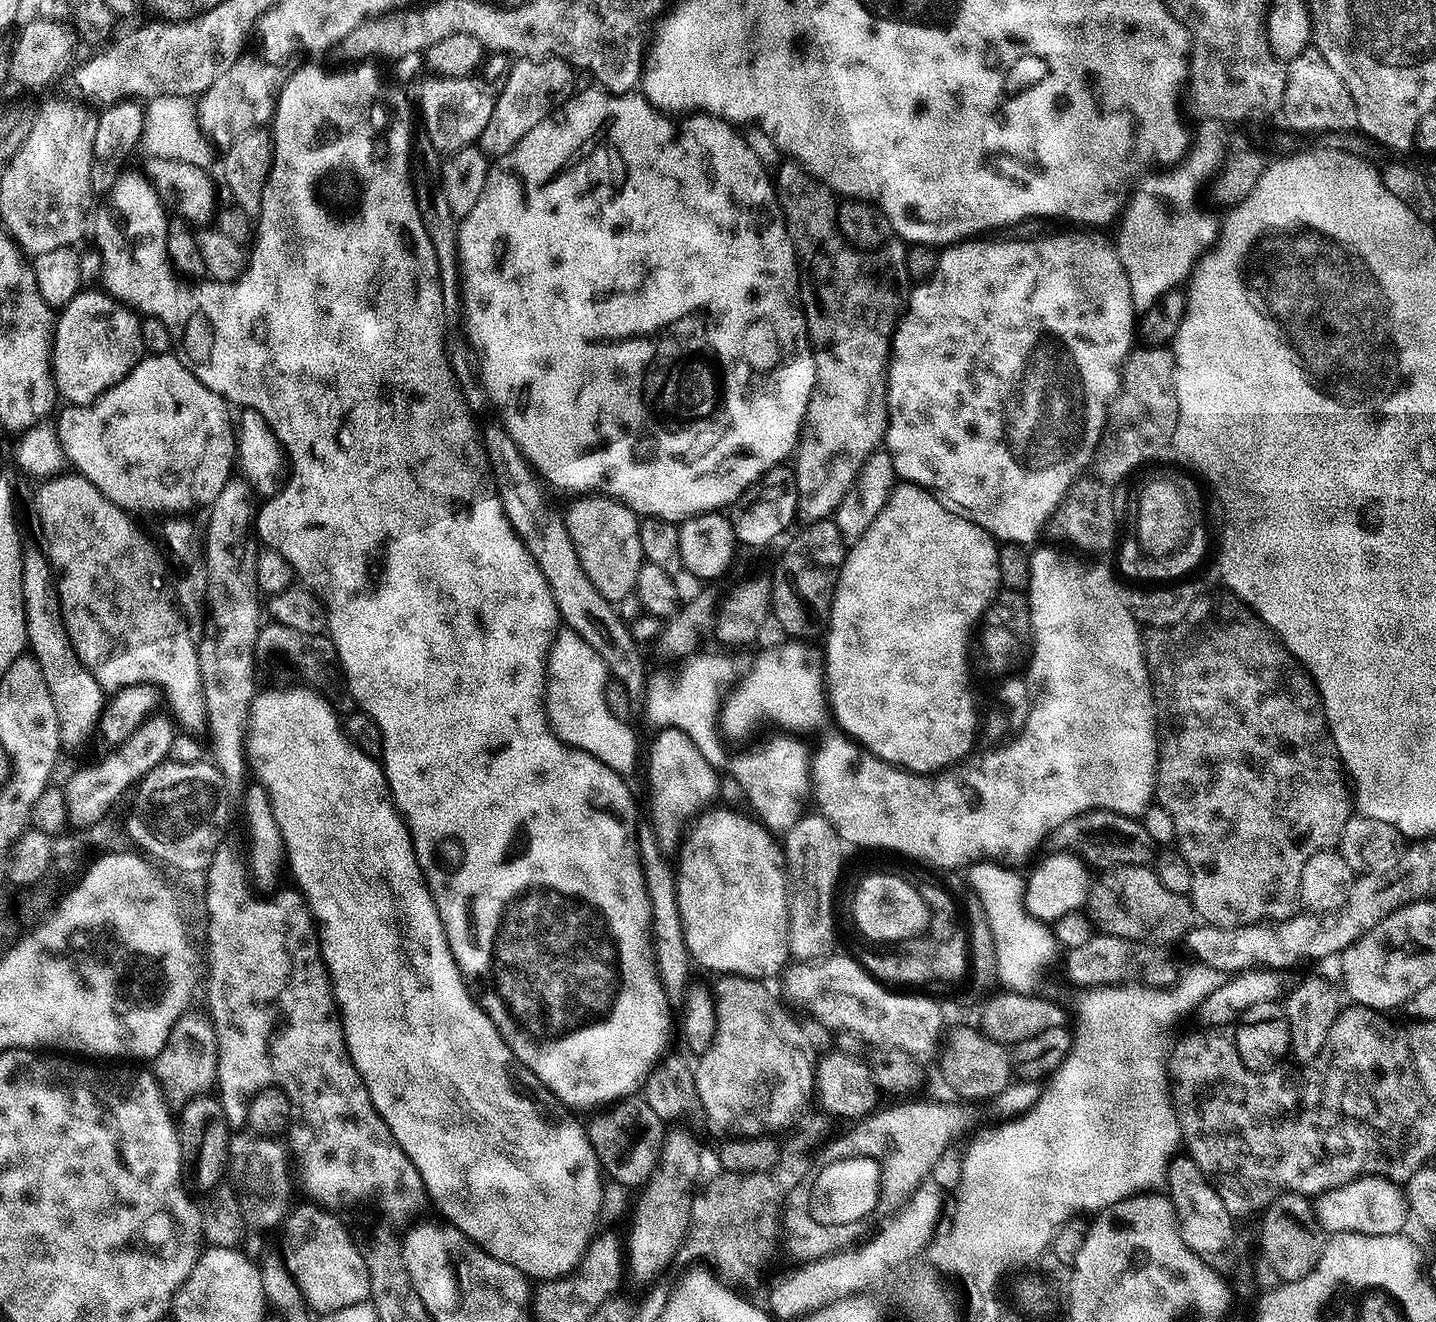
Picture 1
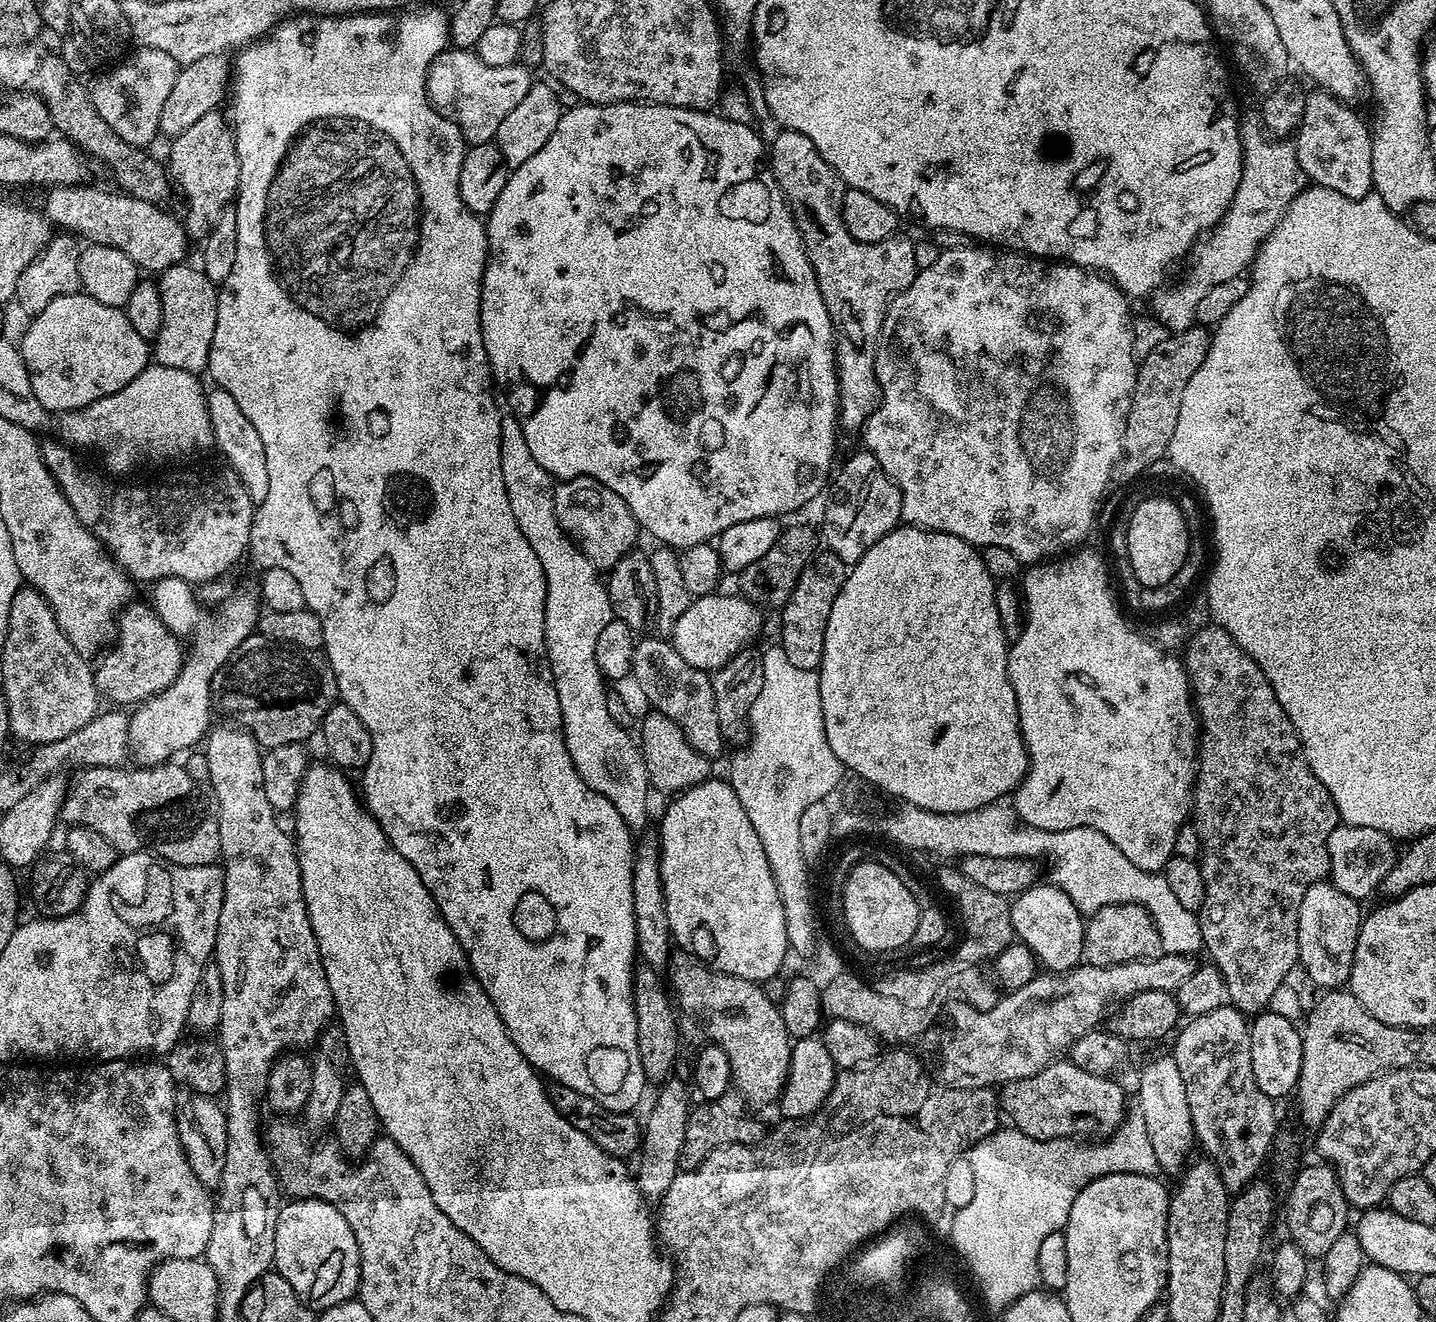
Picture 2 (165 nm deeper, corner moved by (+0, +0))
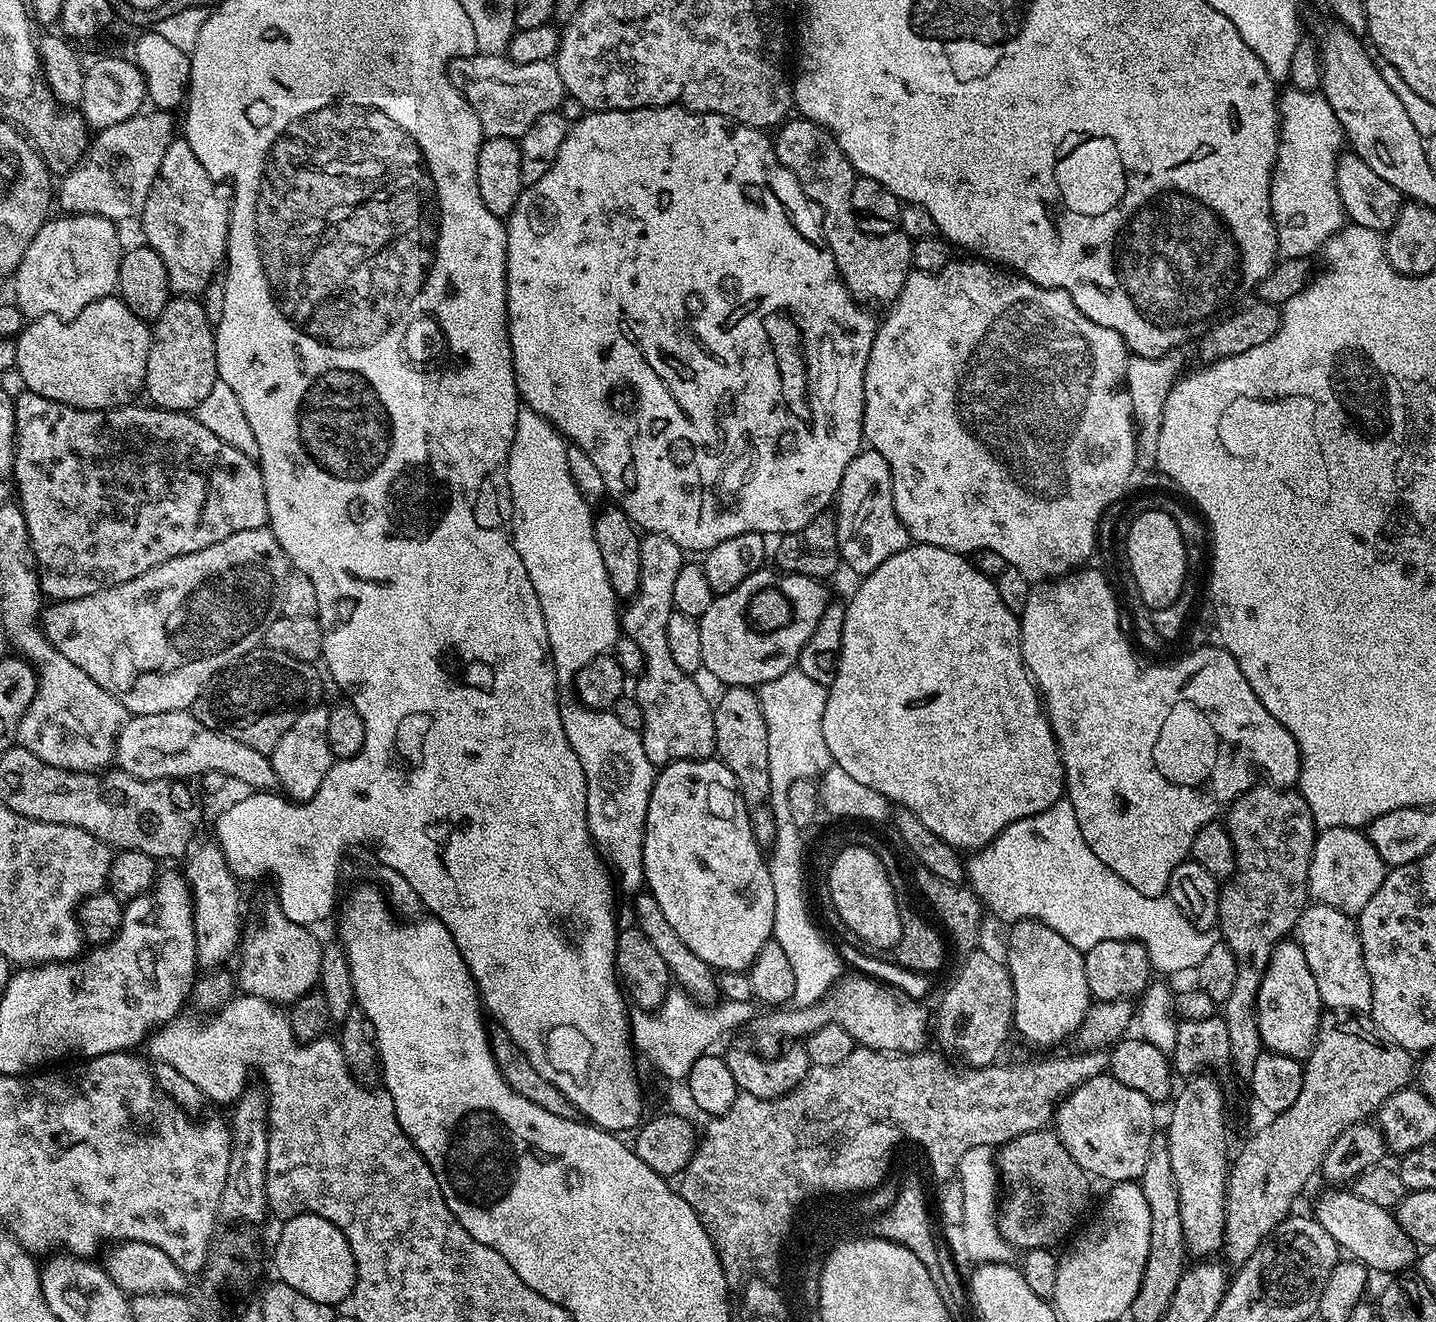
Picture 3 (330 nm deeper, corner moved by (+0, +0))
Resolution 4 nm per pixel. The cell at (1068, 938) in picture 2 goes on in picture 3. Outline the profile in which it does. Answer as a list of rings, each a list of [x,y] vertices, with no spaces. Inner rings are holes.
[[[1017,920],[1011,928],[1006,963],[1016,995],[1012,1015],[1015,1031],[1020,1031],[1022,1039],[1037,1044],[1040,1048],[1052,1048],[1055,1044],[1062,1043],[1067,1036],[1068,1039],[1075,1037],[1088,1013],[1090,993],[1084,969],[1084,953],[1070,946],[1070,942],[1066,942],[1066,938],[1058,934],[1058,930],[1052,930],[1041,920]]]

